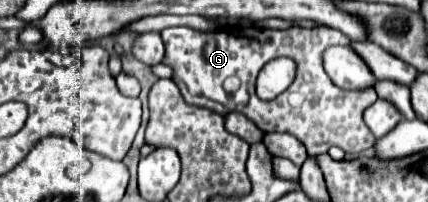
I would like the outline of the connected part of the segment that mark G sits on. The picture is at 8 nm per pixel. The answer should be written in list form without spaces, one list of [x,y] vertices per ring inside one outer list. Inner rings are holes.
[[[253,25],[253,27],[223,27],[223,29],[219,29],[211,35],[203,35],[203,33],[199,33],[195,29],[189,29],[189,27],[169,27],[169,29],[161,31],[161,37],[163,37],[163,43],[165,43],[163,63],[173,67],[173,71],[175,71],[173,81],[183,91],[183,97],[185,97],[187,103],[213,109],[219,115],[239,111],[245,117],[249,117],[265,133],[269,133],[269,131],[291,133],[307,147],[309,155],[327,153],[327,149],[331,145],[341,147],[345,153],[361,153],[361,151],[375,145],[373,133],[363,123],[363,111],[377,101],[375,89],[345,91],[345,89],[337,87],[335,83],[331,83],[331,79],[325,75],[325,69],[323,69],[323,51],[327,47],[331,47],[331,45],[351,45],[351,41],[339,29],[331,29],[327,25],[317,25],[317,27],[311,27],[311,29],[289,27],[289,29],[283,29],[283,31],[277,31],[277,29],[261,29],[261,27]],[[283,55],[293,57],[297,61],[295,81],[291,83],[291,87],[287,91],[283,91],[275,99],[271,99],[271,101],[259,99],[257,91],[255,91],[255,81],[257,81],[257,75],[259,75],[261,67],[267,61],[271,61],[275,57],[283,57]],[[229,79],[237,81],[235,87],[231,87],[231,89],[225,87],[225,81],[229,81]]]

